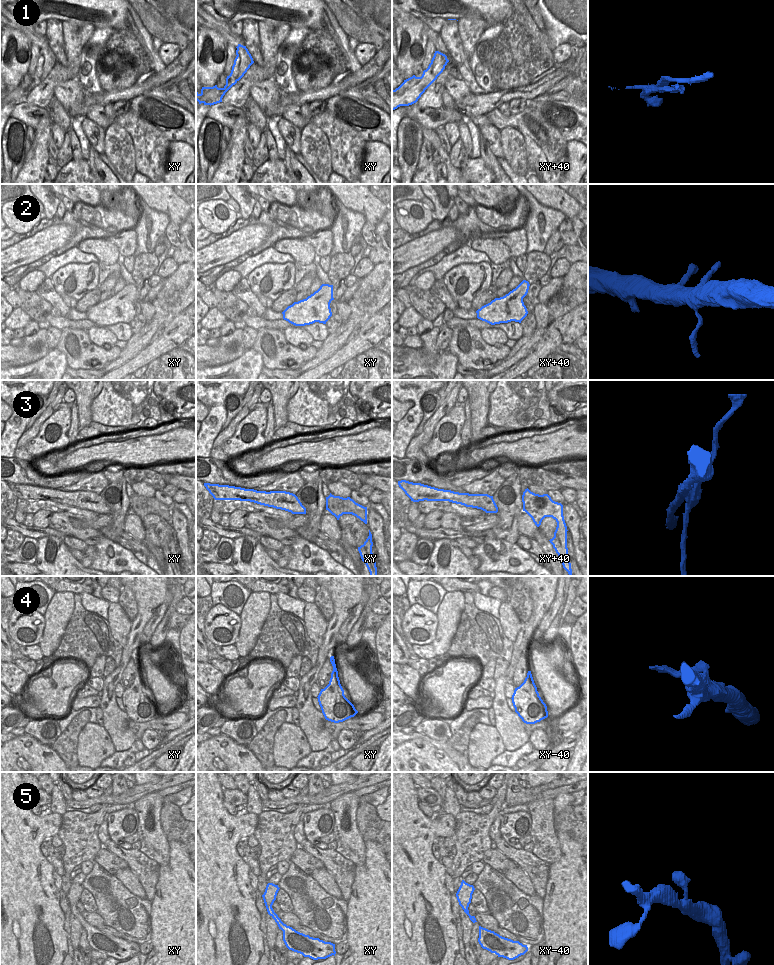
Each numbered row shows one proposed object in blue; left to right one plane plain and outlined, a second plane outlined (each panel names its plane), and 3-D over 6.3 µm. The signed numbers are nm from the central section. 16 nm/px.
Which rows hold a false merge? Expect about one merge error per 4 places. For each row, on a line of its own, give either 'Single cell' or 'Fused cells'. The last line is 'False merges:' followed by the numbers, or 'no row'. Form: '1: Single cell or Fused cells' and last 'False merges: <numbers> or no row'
1: Fused cells
2: Single cell
3: Fused cells
4: Fused cells
5: Single cell
False merges: 1, 3, 4.

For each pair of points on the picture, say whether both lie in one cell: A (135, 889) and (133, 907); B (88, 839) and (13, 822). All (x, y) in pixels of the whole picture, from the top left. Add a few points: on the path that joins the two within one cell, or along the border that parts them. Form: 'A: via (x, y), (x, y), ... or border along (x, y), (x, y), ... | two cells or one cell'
A: border along (117, 879), (133, 894), (145, 898) | two cells
B: border along (62, 816), (62, 822), (57, 834) | two cells

